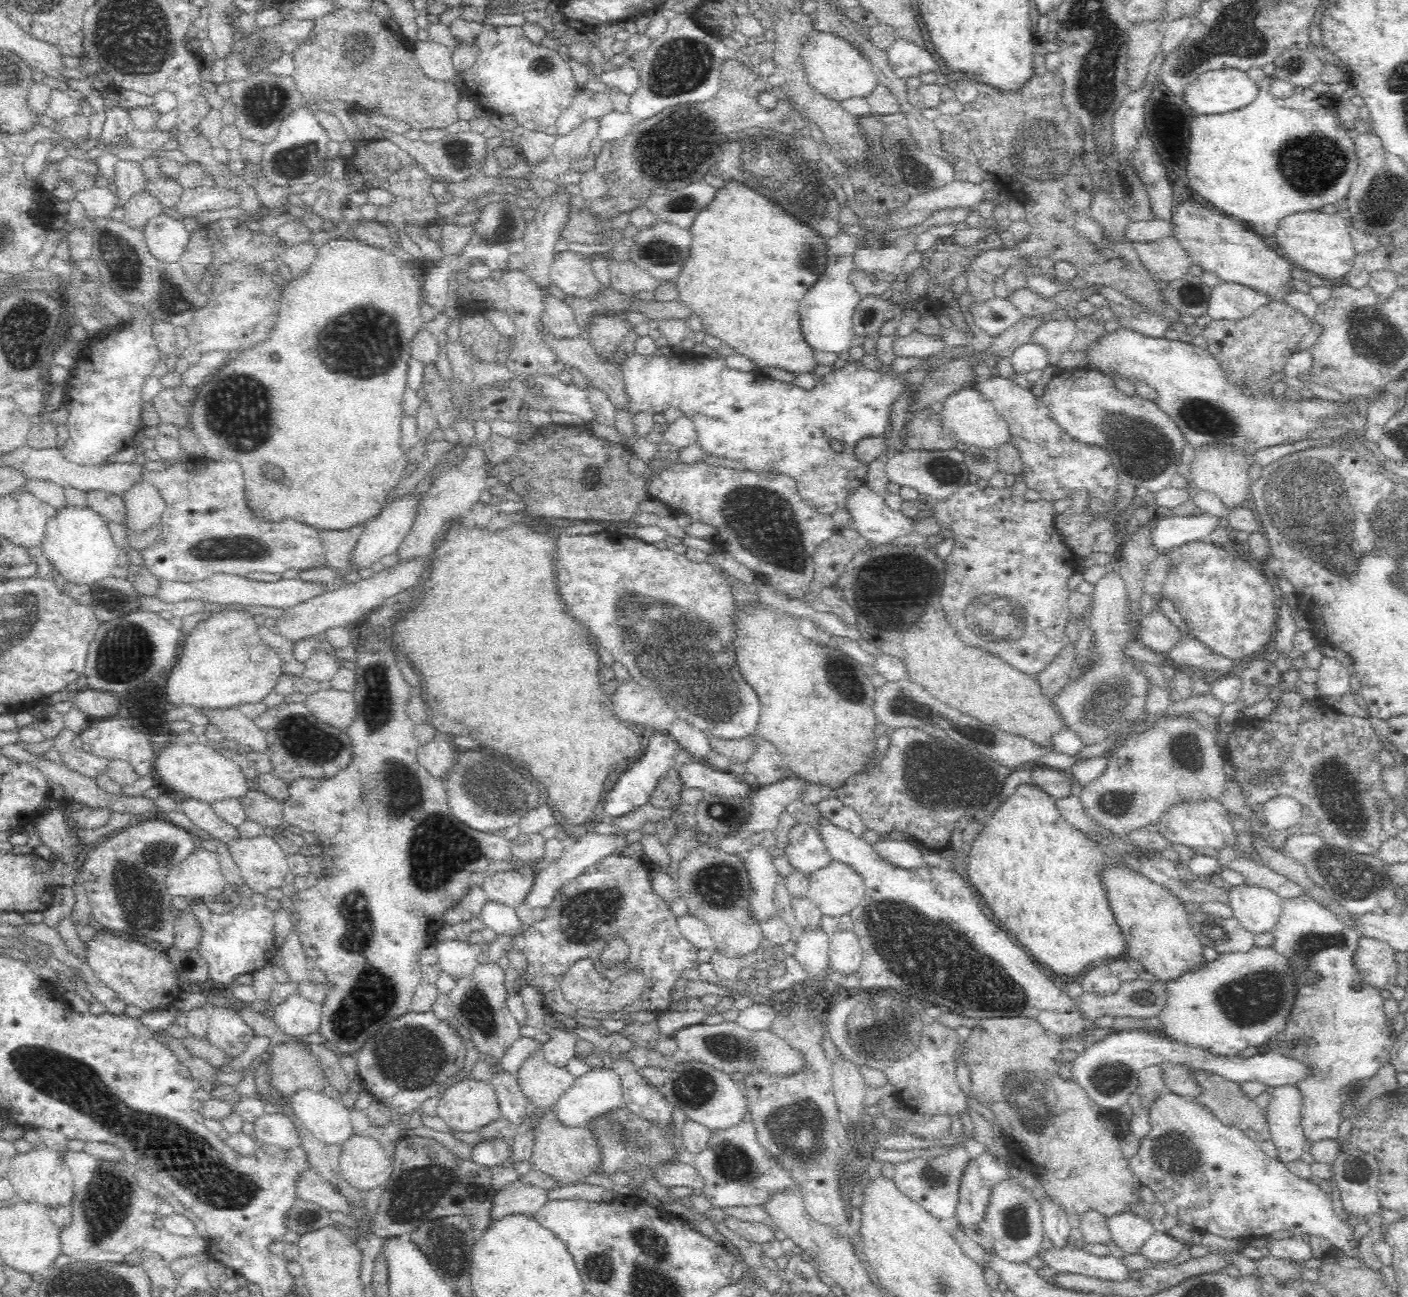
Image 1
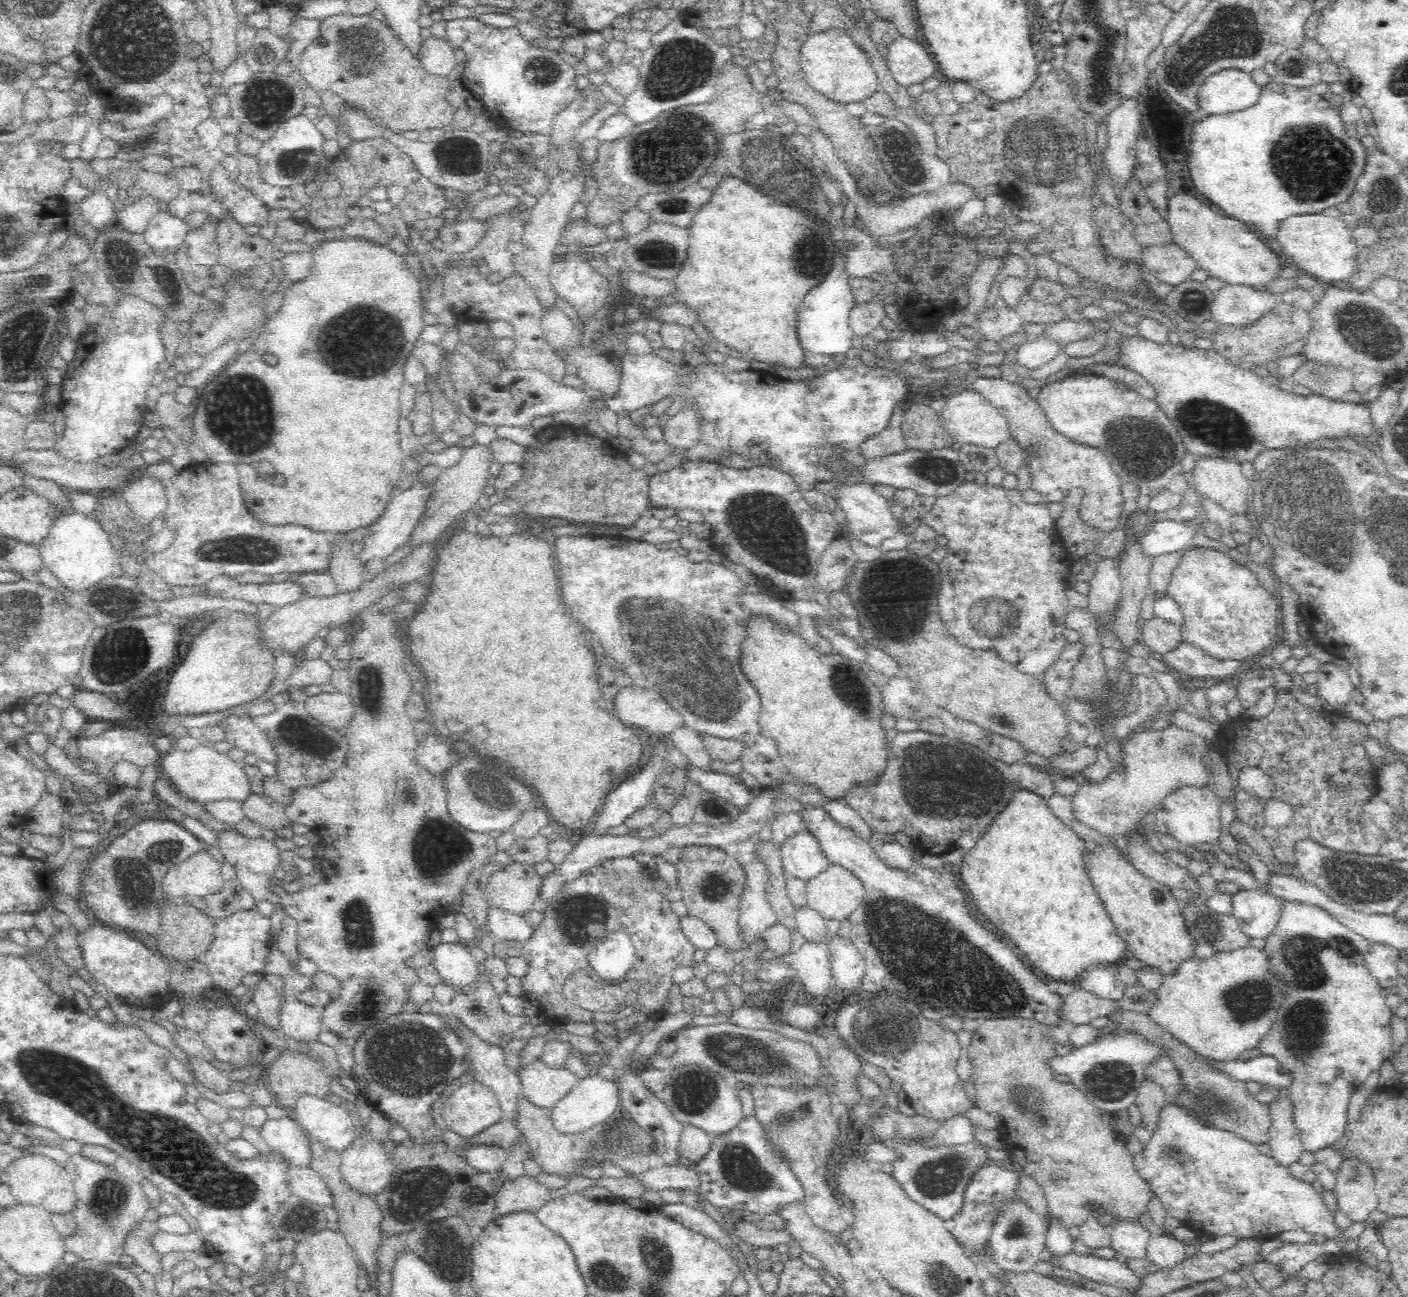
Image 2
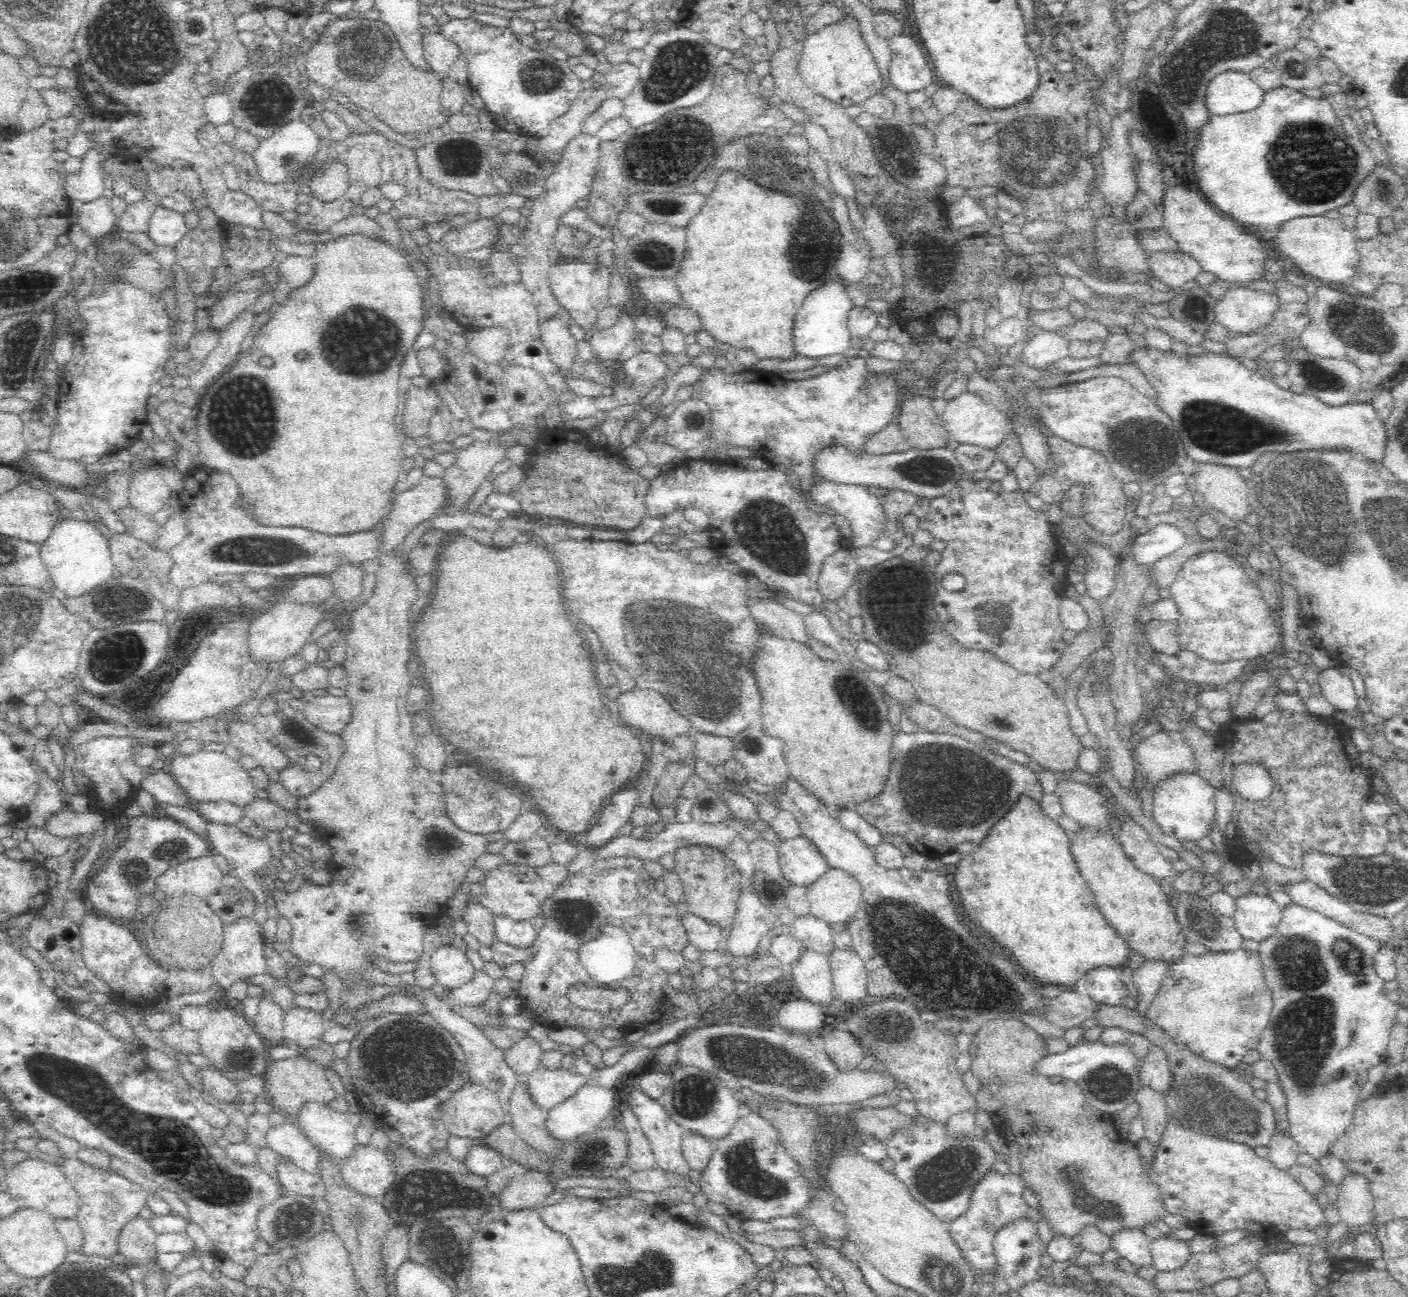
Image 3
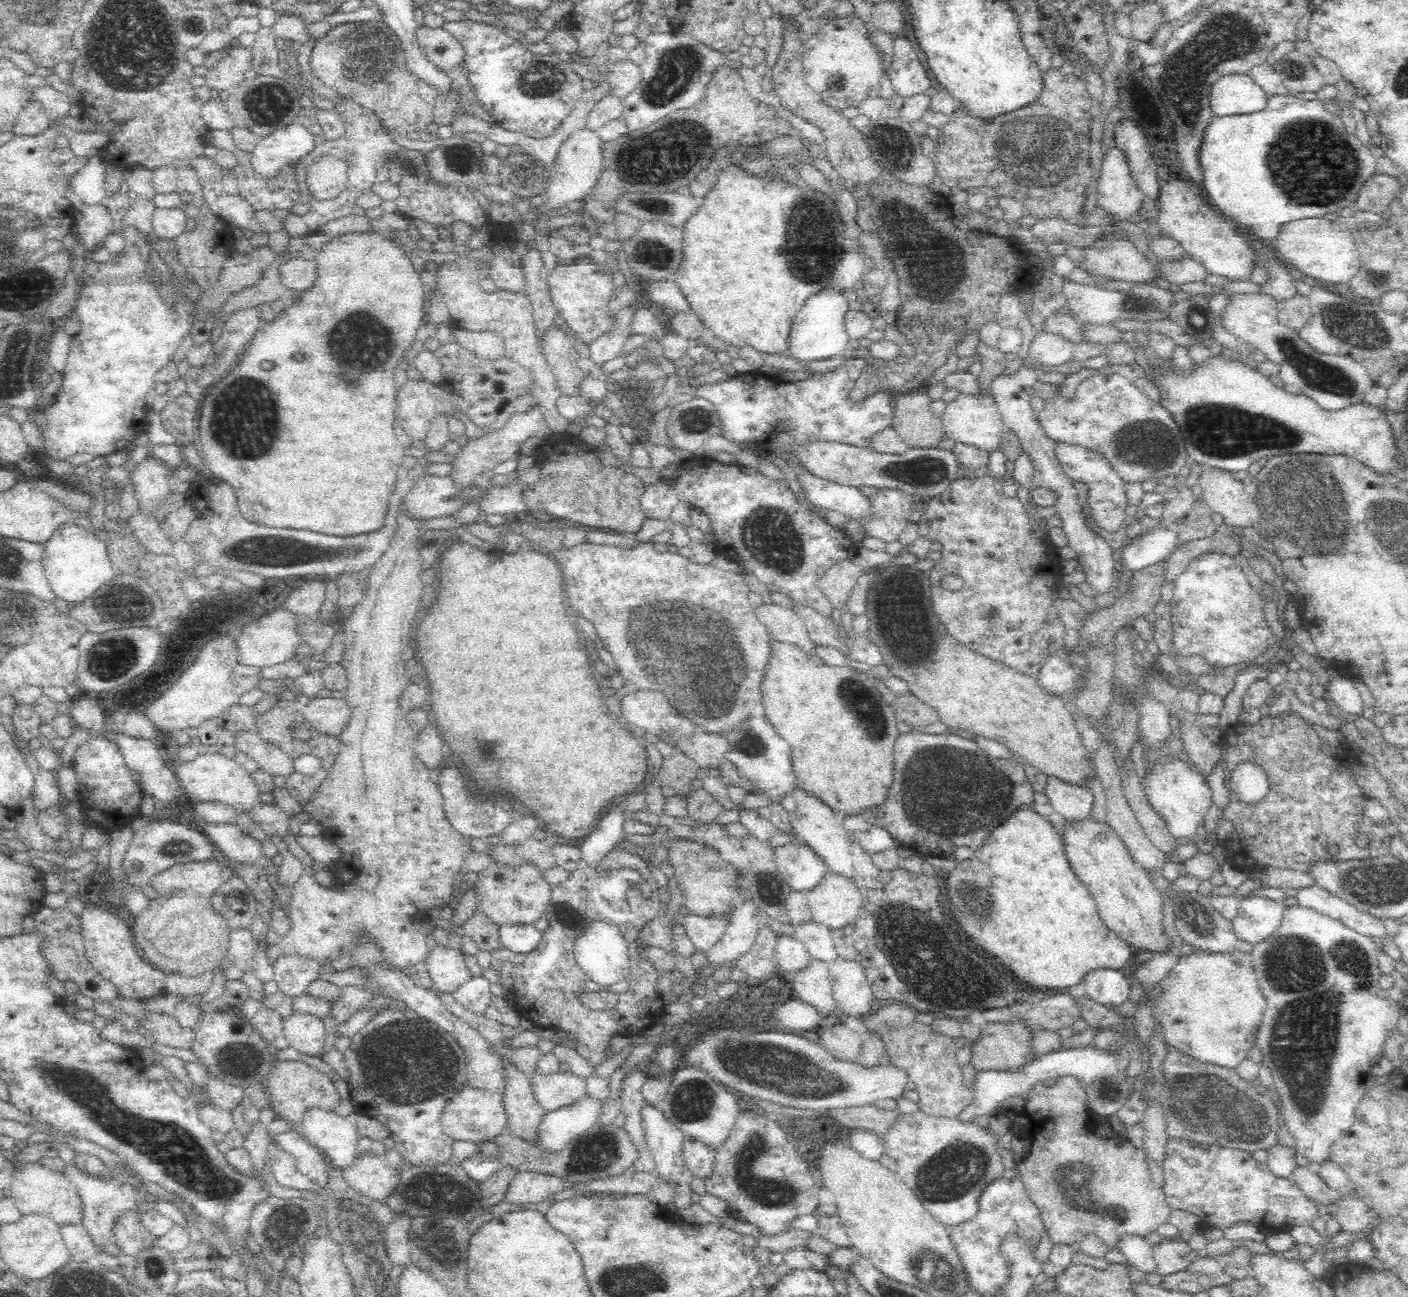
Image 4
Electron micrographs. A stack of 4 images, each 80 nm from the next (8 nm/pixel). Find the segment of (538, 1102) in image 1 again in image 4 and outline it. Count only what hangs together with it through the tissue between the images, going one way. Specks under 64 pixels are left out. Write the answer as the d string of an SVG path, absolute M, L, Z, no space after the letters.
M558 1071L548 1076L532 1076L536 1100L548 1112L569 1107L588 1097L586 1079Z

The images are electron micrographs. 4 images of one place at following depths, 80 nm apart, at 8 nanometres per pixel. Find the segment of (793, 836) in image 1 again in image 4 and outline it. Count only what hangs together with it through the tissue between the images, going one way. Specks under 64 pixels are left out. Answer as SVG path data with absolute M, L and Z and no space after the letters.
M806 844L775 848L774 862L794 894L815 888L828 871L822 858Z

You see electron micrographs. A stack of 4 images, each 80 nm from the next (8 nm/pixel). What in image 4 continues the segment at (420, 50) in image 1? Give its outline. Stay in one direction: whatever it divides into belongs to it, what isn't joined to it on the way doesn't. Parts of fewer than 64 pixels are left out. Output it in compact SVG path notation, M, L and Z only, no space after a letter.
M418 26L414 30L414 37L429 62L444 73L448 74L464 63L465 48L450 30L444 27Z

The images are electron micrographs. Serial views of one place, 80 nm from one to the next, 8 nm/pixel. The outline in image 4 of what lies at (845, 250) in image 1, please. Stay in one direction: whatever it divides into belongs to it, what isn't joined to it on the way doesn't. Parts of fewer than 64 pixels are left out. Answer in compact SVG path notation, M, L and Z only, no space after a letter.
M818 292L814 298L806 300L806 306L797 312L786 340L784 356L794 358L796 362L808 364L814 360L826 360L833 356L842 356L852 343L844 330L844 314L849 311L848 303L842 293Z

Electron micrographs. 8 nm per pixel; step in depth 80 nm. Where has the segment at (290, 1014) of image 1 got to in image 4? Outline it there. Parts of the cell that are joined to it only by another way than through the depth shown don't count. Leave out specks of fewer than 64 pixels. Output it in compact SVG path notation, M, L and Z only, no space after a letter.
M292 1013L284 1020L283 1032L290 1043L290 1048L304 1056L321 1056L326 1052L324 1022L316 1016Z

